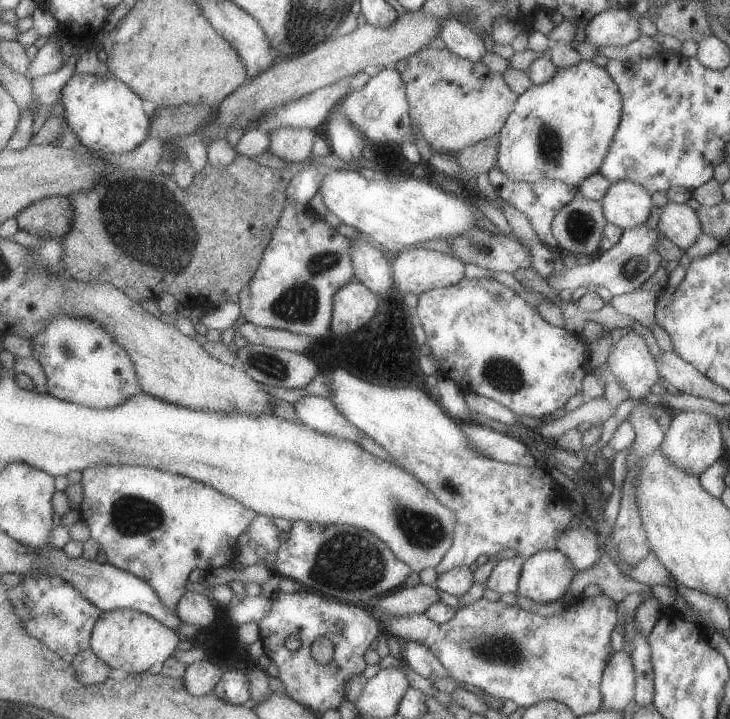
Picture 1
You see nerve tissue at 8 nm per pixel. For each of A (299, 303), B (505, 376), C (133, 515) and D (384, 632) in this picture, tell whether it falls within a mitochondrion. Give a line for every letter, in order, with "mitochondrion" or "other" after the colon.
A: mitochondrion
B: mitochondrion
C: mitochondrion
D: other

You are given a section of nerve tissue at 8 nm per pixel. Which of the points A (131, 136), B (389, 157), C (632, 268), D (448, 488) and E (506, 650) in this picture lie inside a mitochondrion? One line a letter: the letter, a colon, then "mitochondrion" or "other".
A: other
B: other
C: mitochondrion
D: mitochondrion
E: mitochondrion

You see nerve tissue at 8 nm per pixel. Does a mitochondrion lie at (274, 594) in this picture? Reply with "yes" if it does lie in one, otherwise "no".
no

